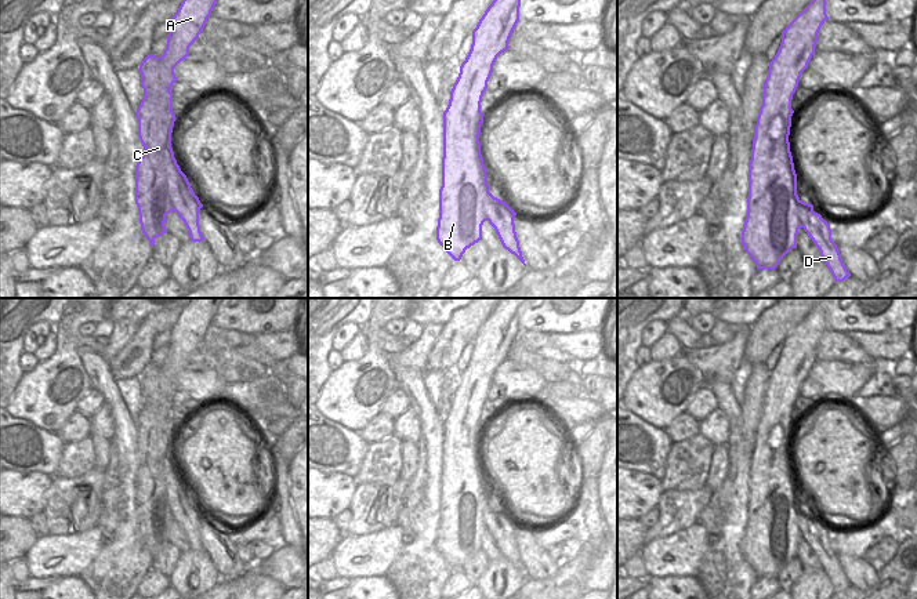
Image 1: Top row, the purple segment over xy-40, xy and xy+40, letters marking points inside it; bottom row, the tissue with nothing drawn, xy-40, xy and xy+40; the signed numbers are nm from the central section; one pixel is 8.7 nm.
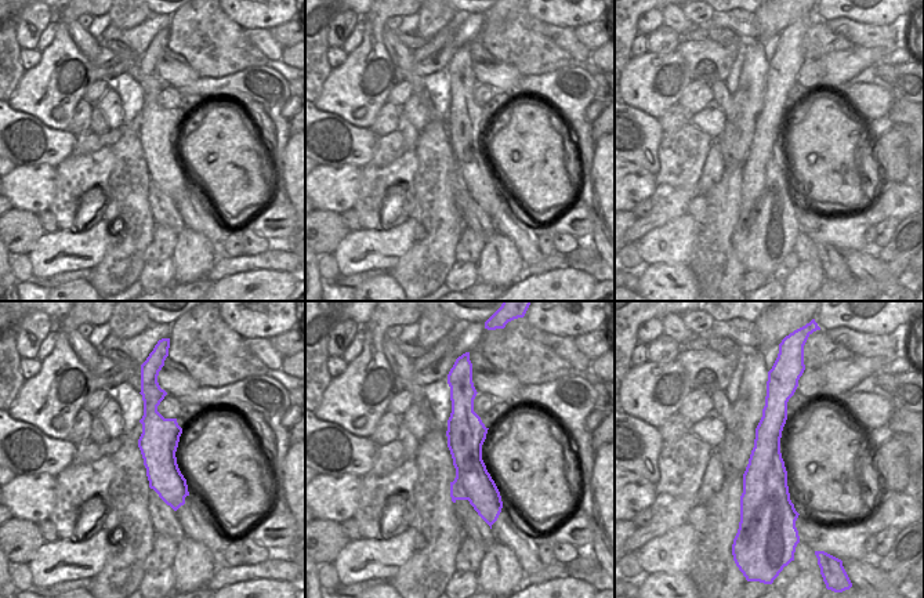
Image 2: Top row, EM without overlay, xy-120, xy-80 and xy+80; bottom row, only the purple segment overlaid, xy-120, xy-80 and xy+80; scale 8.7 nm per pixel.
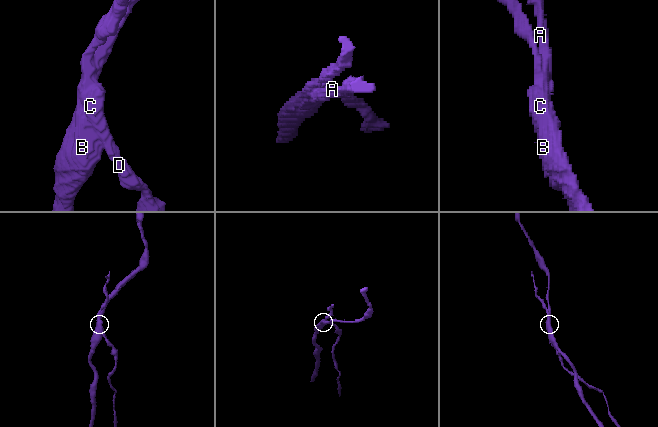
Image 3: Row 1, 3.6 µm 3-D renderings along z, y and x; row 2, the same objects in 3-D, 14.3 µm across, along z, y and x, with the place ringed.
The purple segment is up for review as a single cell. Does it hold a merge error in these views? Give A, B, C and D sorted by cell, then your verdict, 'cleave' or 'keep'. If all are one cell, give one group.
A B / C D; cleave

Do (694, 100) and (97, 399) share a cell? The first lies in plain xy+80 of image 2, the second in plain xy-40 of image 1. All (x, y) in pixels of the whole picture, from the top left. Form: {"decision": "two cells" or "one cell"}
{"decision": "one cell"}

